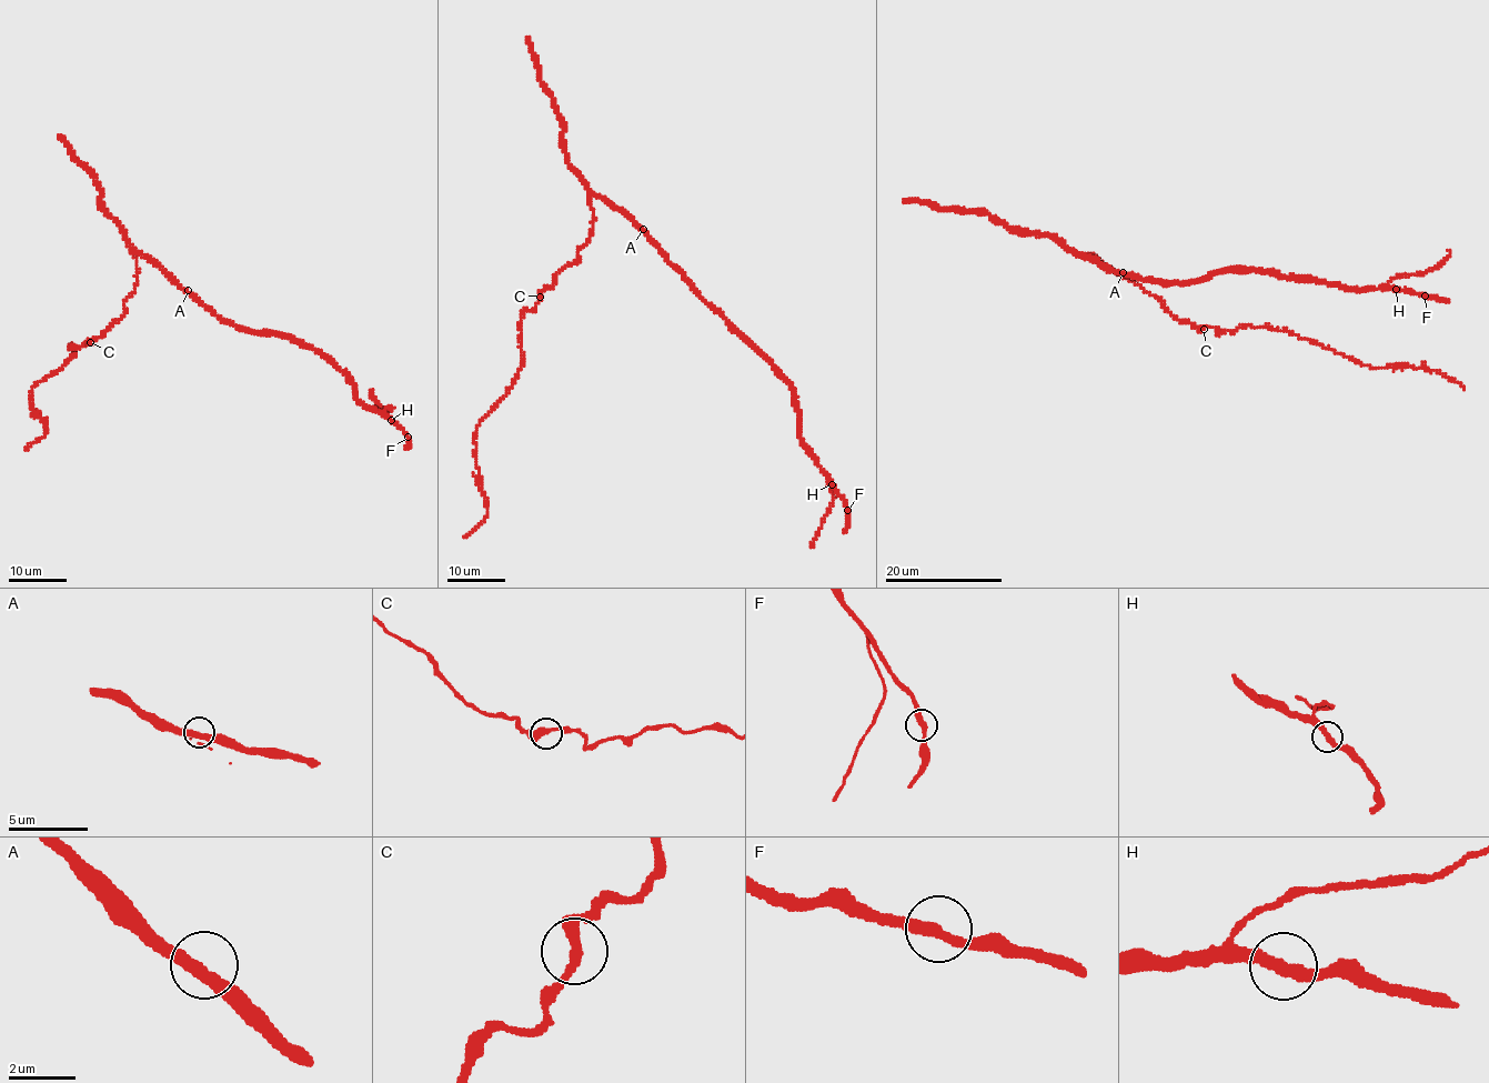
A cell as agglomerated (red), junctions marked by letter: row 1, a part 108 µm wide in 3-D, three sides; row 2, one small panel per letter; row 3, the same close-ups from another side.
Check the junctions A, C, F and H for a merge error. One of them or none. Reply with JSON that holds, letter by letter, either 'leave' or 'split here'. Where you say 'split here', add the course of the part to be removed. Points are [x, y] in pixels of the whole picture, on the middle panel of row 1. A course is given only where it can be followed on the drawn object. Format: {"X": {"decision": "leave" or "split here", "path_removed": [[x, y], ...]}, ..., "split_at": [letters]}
{"A": {"decision": "leave"}, "C": {"decision": "leave"}, "F": {"decision": "leave"}, "H": {"decision": "leave"}, "split_at": []}

